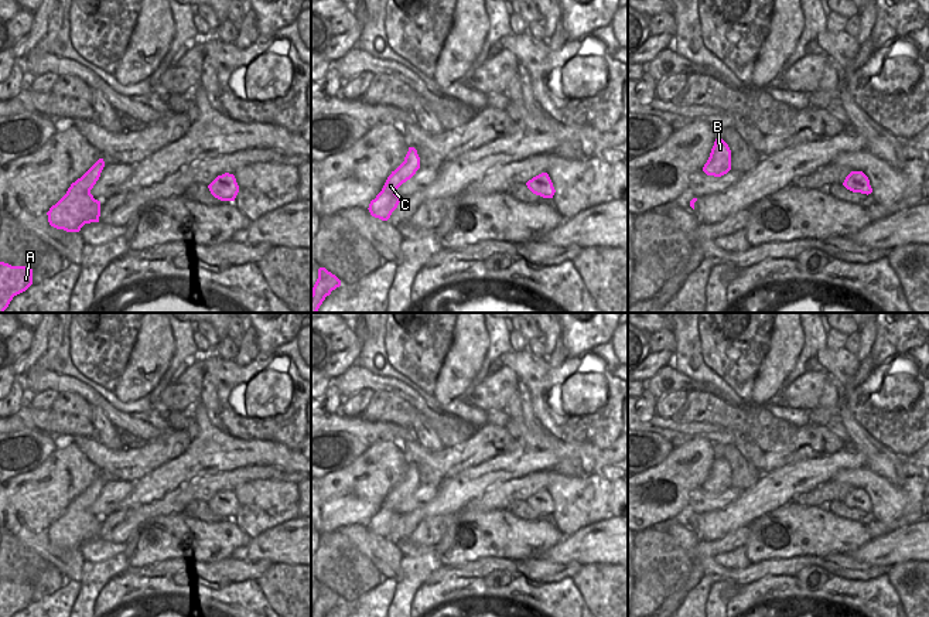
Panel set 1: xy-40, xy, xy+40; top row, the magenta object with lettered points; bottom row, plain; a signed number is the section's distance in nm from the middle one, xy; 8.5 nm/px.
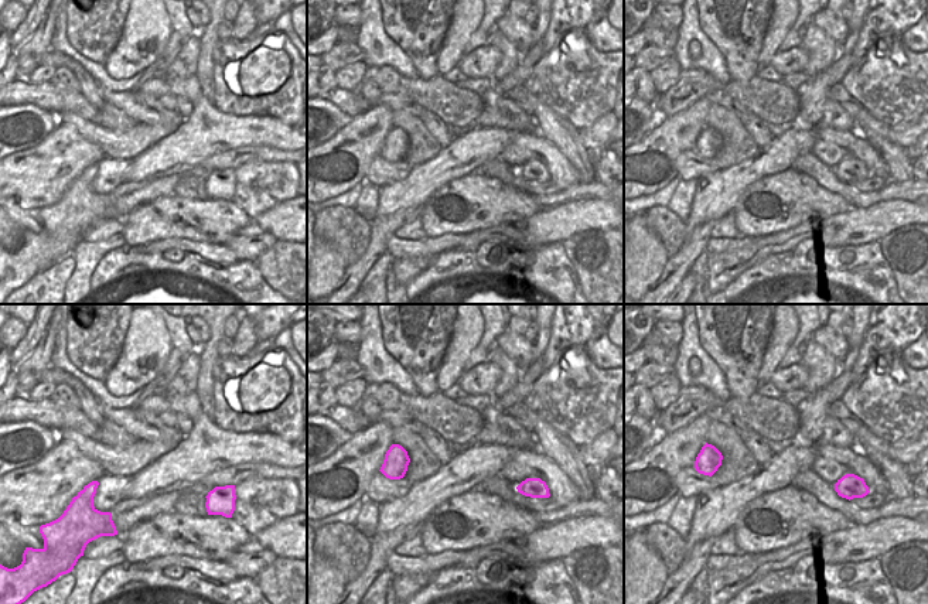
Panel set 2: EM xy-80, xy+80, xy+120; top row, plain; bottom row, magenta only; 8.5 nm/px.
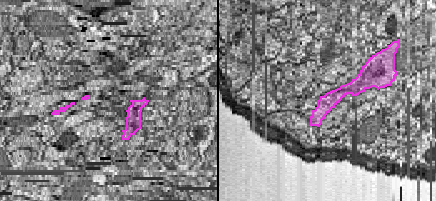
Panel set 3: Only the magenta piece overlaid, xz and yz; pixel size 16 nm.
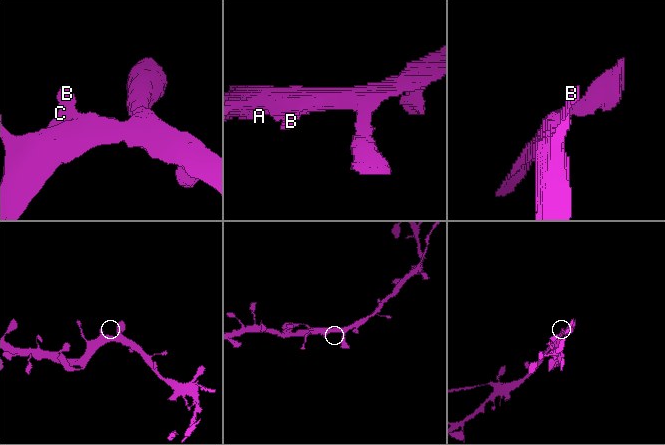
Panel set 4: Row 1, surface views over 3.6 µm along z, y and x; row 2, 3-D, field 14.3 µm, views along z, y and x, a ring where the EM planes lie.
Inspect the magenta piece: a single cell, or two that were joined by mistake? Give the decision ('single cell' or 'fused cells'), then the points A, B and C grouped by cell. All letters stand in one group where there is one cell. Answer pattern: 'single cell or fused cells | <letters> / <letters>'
single cell | A B C

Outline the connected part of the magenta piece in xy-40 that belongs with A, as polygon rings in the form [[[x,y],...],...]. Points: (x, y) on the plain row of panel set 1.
[[[0,579],[0,617],[13,617],[33,601],[33,586]]]

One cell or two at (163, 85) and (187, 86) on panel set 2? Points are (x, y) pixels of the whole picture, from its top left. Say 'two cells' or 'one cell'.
one cell

